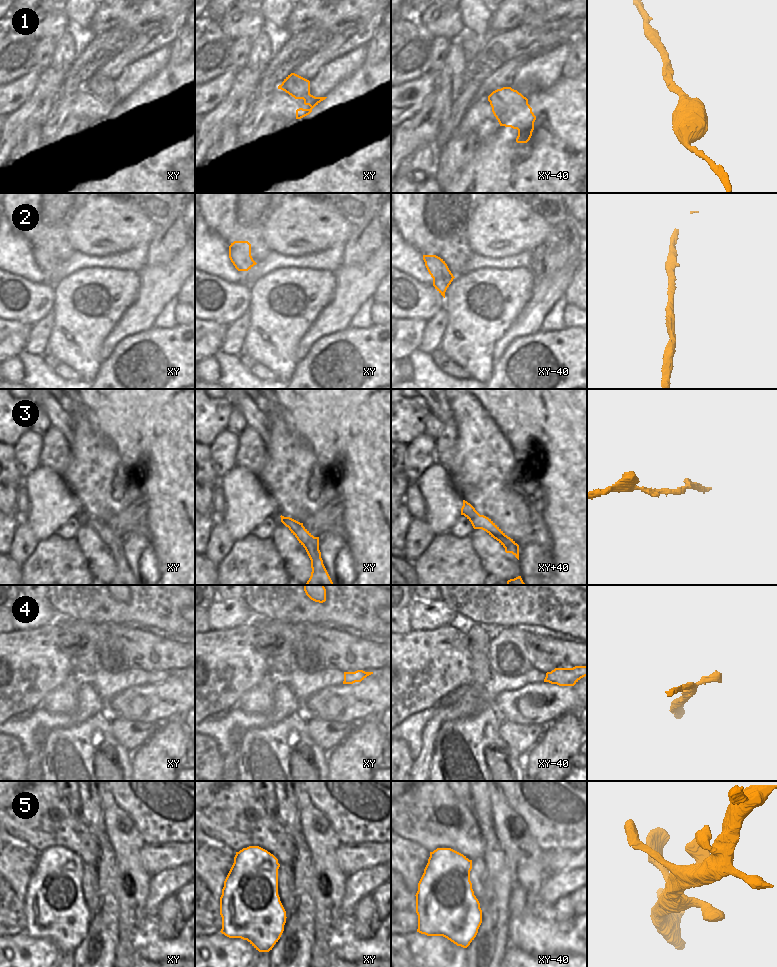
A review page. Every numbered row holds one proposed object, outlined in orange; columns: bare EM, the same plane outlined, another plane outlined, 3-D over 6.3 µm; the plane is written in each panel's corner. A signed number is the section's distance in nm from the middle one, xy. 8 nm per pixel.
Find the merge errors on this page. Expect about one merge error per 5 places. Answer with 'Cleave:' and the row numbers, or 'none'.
Cleave: none

